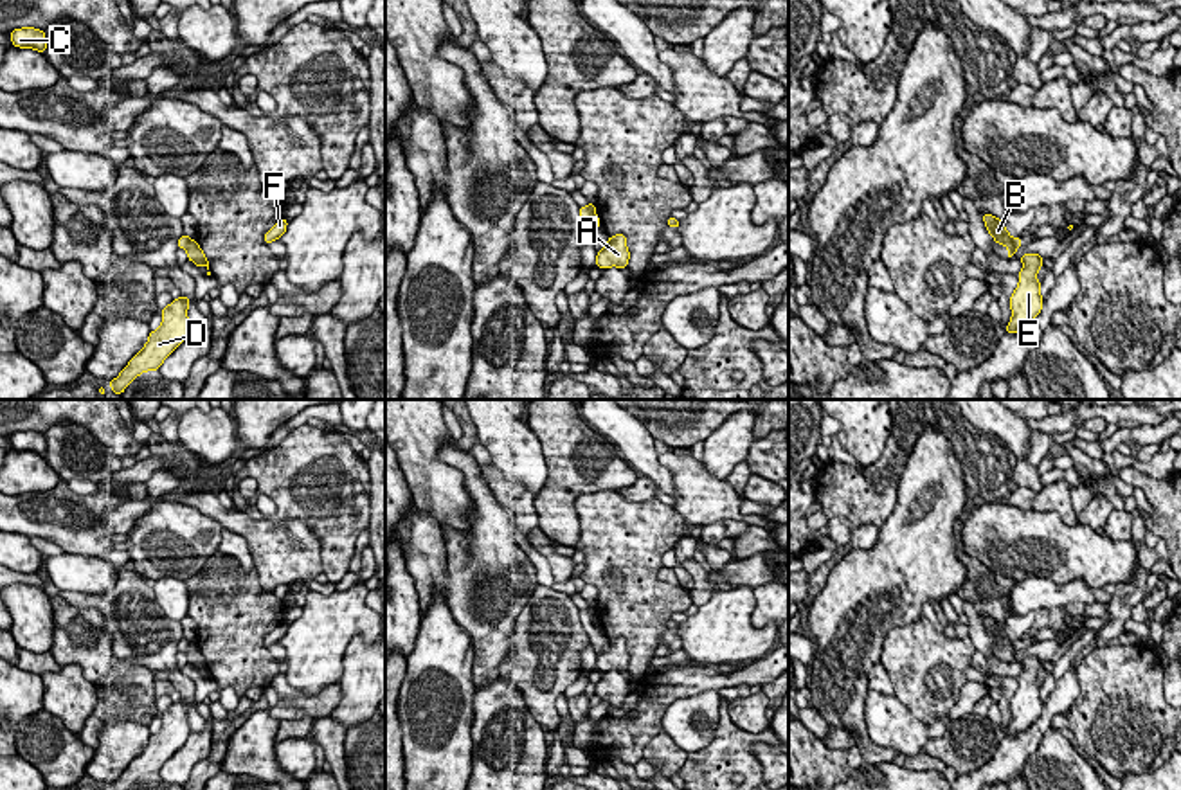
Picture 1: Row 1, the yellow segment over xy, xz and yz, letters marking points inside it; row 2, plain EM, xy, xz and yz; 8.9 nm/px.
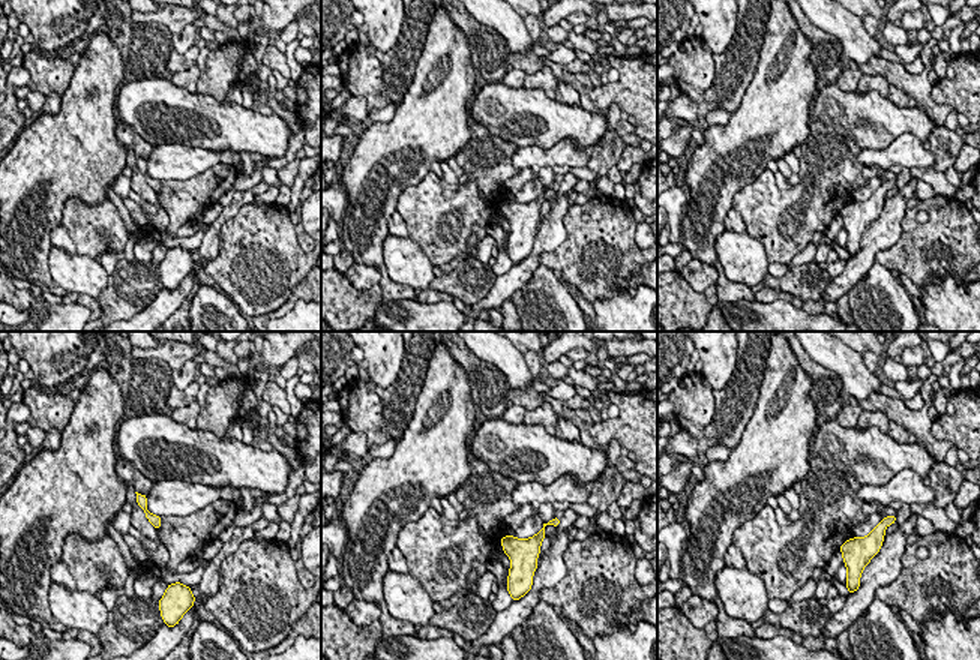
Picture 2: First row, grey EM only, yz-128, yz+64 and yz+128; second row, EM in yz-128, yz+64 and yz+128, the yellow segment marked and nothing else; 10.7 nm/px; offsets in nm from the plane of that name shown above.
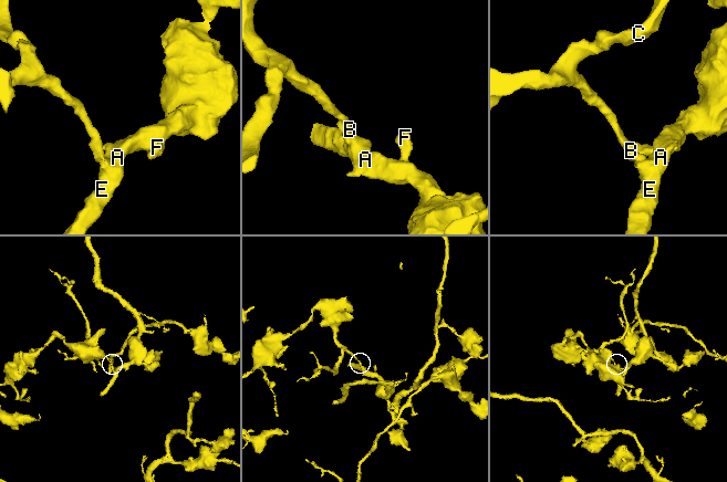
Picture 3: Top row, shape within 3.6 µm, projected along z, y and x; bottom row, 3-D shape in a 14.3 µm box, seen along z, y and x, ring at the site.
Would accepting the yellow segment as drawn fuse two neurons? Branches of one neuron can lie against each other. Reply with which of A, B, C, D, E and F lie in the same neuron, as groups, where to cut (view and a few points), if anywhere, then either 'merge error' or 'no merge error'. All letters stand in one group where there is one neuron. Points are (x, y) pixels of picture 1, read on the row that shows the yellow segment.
A D E F / B C | yz (1000, 242), (1010, 242), (1018, 247) | merge error

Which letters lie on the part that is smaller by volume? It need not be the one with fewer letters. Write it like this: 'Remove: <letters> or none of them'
Remove: A, D, E, F

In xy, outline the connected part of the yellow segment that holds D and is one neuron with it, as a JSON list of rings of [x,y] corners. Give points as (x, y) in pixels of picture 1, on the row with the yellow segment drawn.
[[[180,295],[162,310],[160,328],[149,331],[146,346],[130,360],[115,380],[108,382],[113,394],[122,394],[139,374],[160,369],[162,362],[185,340],[191,331],[187,308],[189,297]]]

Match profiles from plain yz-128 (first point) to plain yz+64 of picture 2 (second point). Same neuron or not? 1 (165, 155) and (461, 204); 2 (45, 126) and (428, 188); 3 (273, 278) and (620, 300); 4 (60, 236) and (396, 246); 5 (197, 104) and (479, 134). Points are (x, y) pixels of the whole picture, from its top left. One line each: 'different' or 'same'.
1: different
2: different
3: different
4: different
5: different

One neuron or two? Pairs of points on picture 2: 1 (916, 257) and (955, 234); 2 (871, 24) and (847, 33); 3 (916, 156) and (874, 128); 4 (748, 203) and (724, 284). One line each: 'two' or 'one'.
1: one
2: two
3: two
4: two

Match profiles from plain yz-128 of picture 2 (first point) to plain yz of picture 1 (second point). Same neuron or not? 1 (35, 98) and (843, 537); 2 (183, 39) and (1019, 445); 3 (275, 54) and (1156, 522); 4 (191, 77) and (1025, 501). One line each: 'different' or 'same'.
1: same
2: different
3: same
4: same

